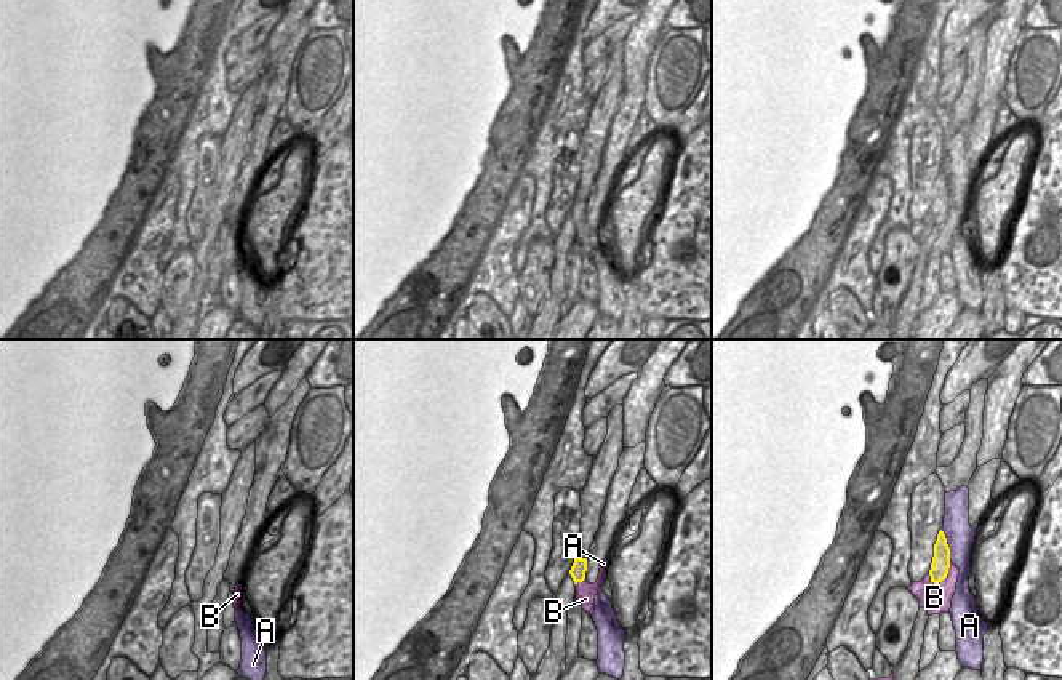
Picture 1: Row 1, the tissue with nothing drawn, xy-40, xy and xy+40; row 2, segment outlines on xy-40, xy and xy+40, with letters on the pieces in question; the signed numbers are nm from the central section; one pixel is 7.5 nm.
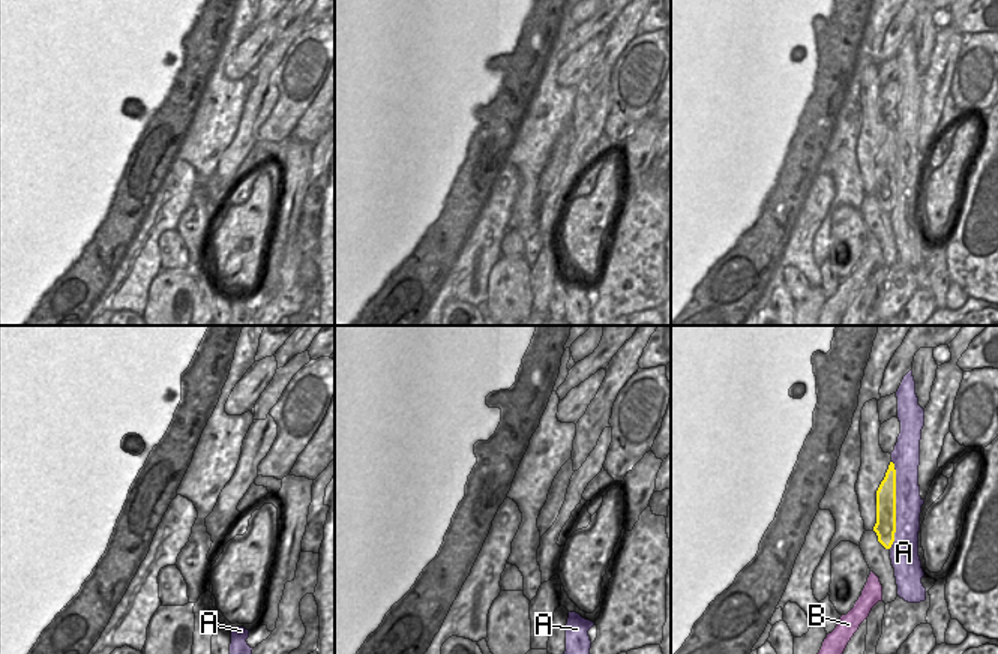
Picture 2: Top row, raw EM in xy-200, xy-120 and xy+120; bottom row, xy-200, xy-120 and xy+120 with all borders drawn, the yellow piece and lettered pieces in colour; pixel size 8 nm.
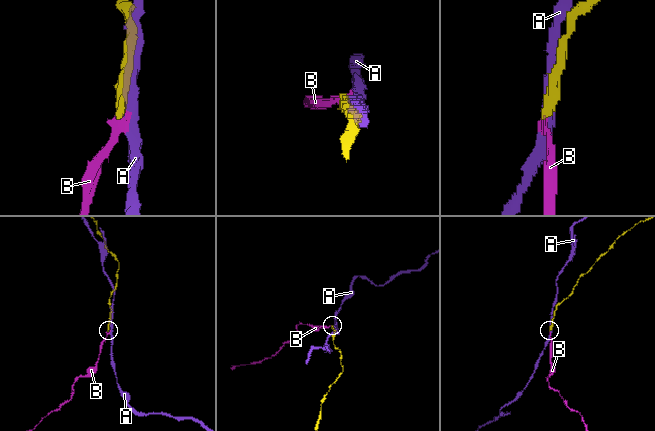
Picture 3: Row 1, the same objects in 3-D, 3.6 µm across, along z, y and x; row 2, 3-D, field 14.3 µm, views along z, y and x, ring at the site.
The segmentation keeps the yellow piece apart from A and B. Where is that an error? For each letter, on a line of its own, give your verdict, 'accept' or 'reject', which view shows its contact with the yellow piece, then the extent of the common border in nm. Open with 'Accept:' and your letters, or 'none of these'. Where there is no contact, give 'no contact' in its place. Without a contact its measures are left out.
Accept: B
A: reject | xy+40 | 240 nm
B: accept | xy+40 | 150 nm

